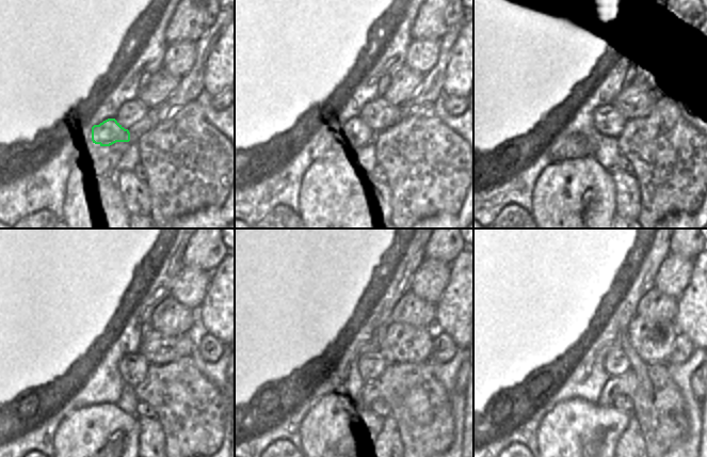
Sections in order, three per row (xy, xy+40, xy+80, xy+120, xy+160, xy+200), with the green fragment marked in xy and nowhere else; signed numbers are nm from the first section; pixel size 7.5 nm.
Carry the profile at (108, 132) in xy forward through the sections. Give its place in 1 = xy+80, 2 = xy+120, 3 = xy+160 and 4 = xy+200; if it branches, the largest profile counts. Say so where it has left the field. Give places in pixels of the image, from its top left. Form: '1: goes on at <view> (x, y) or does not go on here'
1: goes on at xy+80 (609, 123)
2: goes on at xy+120 (132, 367)
3: goes on at xy+160 (371, 365)
4: goes on at xy+200 (616, 363)

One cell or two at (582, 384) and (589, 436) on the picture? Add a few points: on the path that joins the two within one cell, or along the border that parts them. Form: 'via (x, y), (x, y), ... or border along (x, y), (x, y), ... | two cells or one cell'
border along (560, 402), (580, 398), (596, 405) | two cells

